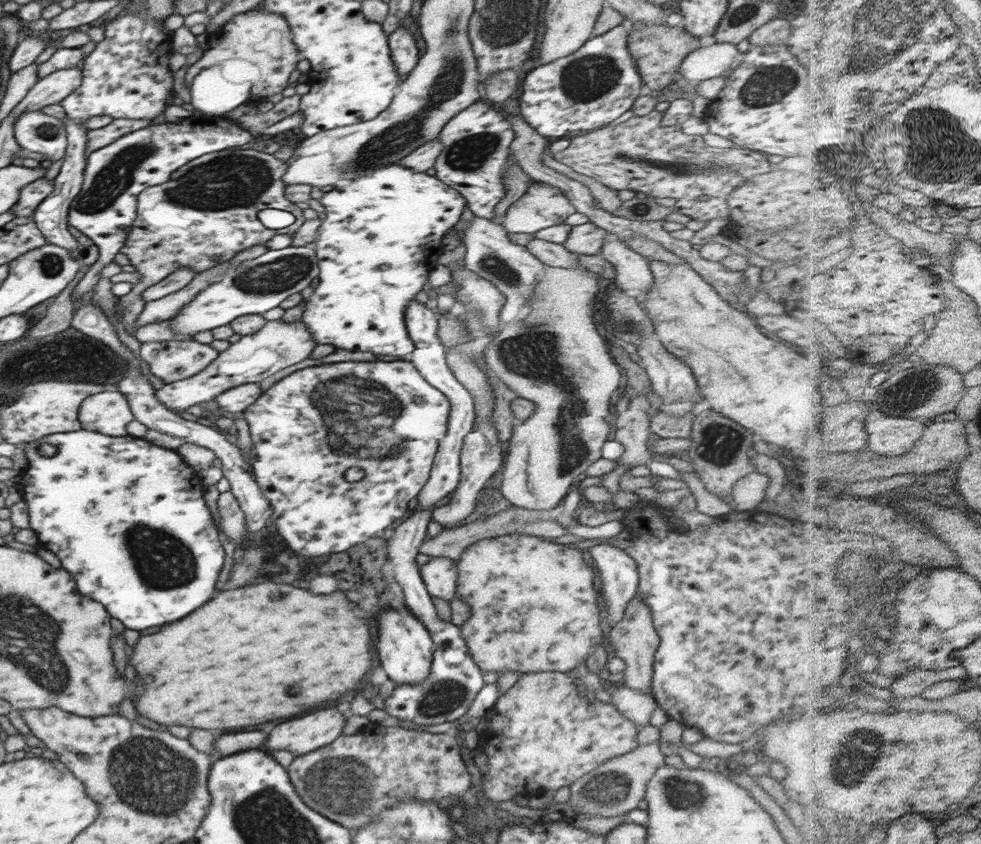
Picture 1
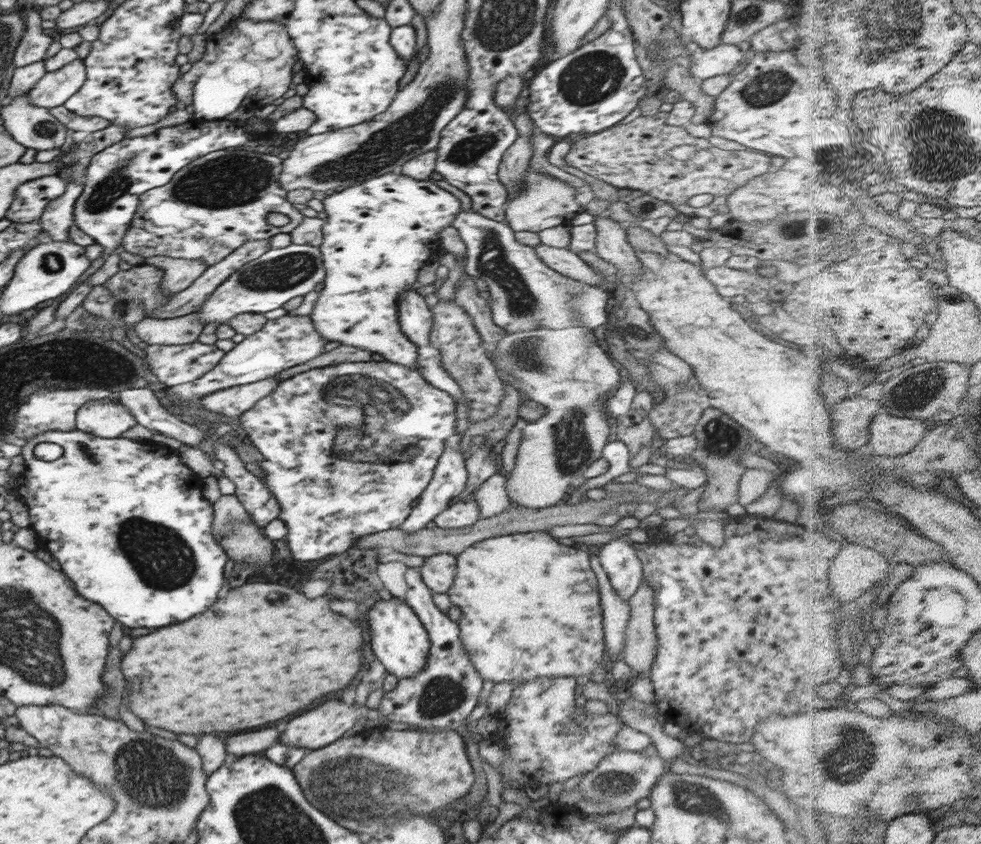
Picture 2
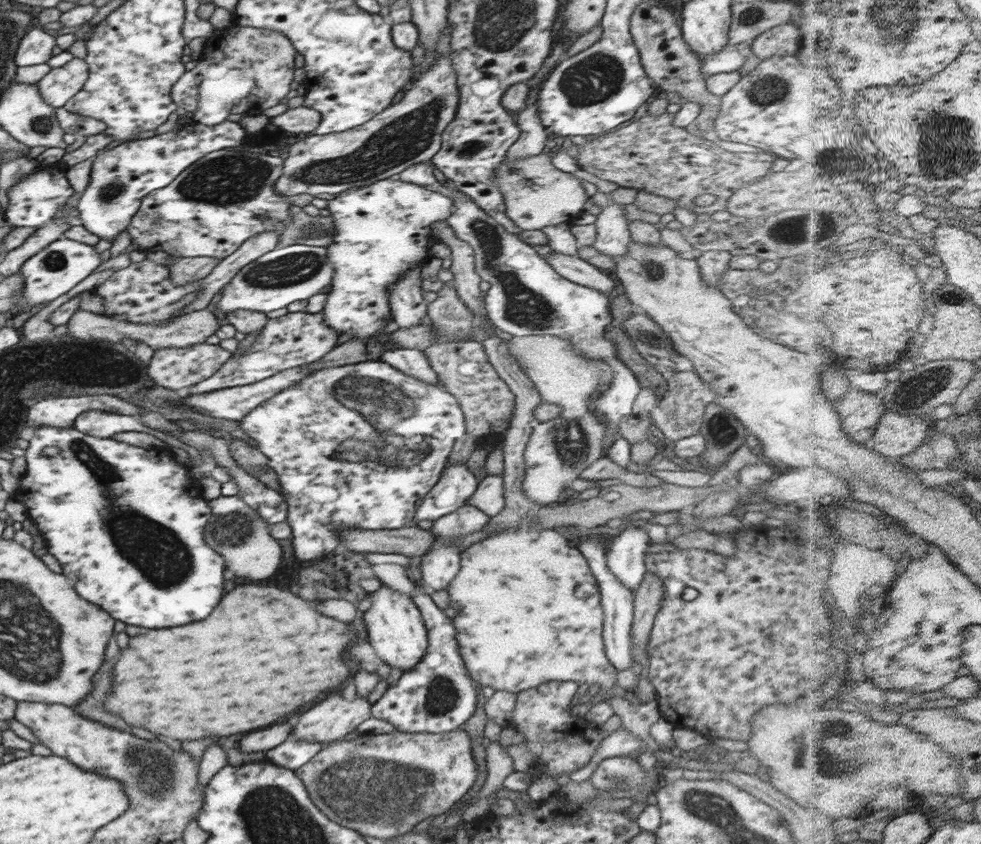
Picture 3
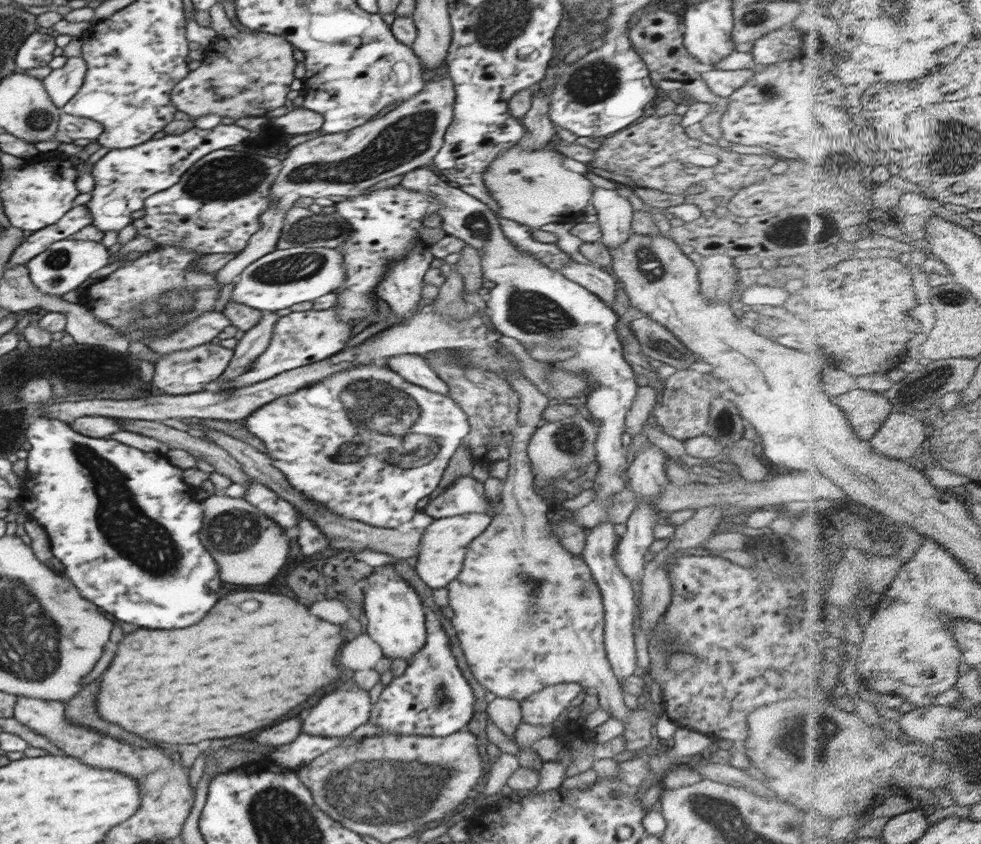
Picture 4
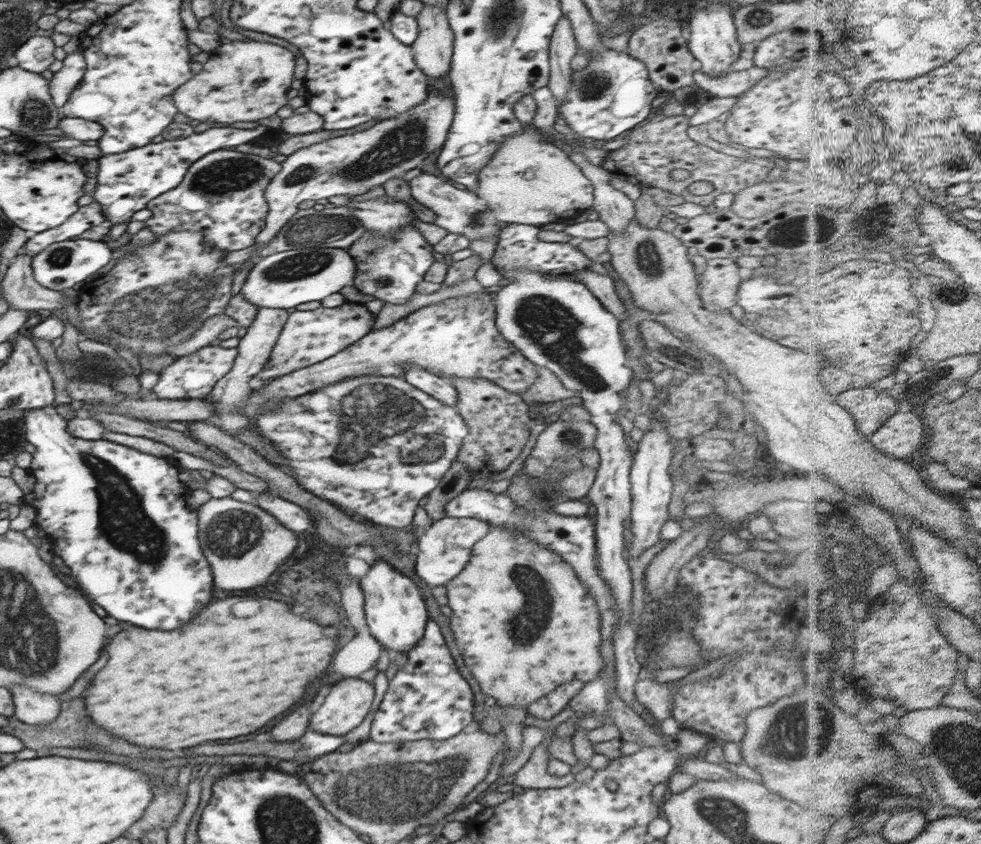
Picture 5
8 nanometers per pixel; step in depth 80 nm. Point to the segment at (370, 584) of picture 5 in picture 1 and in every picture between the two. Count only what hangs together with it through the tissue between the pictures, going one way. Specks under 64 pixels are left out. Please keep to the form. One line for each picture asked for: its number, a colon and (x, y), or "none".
1: (404, 645)
2: (399, 640)
3: (395, 626)
4: (396, 618)

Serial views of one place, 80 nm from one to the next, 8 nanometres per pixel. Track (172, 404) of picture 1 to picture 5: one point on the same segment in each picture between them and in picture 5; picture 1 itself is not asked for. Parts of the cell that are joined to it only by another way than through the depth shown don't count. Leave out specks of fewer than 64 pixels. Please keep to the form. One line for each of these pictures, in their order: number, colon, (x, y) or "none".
2: (288, 341)
3: (297, 338)
4: (299, 339)
5: (312, 336)

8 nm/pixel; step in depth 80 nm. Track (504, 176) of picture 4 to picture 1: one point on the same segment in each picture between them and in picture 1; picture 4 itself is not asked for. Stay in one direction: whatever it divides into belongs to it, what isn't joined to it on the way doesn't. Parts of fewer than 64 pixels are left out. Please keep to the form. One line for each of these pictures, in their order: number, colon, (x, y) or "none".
1: (541, 206)
2: (544, 201)
3: (536, 194)

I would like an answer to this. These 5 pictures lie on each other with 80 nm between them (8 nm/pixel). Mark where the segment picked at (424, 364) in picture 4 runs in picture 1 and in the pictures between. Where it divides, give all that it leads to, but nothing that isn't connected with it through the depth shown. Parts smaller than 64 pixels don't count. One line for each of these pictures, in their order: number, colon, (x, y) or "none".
1: (382, 235)
2: (378, 235)
3: (381, 230)

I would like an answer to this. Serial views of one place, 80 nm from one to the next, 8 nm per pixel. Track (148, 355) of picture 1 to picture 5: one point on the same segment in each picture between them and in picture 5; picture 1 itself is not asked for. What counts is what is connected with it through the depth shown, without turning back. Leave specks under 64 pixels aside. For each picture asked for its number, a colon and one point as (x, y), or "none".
2: (173, 365)
3: (177, 369)
4: (184, 372)
5: (192, 376)

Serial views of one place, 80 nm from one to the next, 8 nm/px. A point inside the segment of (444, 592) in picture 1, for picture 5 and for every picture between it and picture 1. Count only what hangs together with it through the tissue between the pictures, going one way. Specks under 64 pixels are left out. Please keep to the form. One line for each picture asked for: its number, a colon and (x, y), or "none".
2: (438, 571)
3: (438, 567)
4: (443, 544)
5: (443, 550)

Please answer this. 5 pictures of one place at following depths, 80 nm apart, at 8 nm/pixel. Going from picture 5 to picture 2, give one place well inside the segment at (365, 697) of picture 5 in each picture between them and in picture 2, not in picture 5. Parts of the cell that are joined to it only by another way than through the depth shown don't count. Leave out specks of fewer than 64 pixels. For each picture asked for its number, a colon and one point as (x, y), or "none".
2: (324, 725)
3: (331, 720)
4: (338, 714)

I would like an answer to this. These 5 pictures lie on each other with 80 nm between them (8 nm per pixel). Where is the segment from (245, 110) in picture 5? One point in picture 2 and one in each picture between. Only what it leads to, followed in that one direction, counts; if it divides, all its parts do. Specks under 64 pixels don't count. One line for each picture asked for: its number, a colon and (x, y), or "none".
2: (259, 54)
3: (266, 57)
4: (266, 62)

